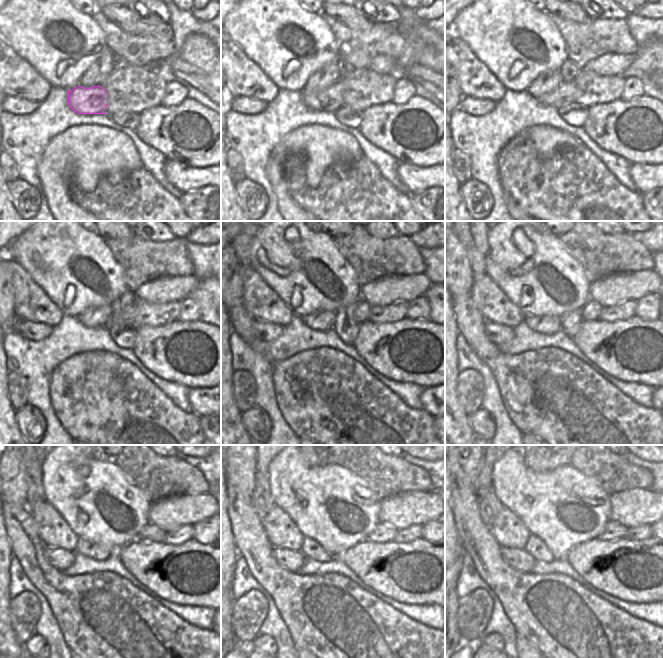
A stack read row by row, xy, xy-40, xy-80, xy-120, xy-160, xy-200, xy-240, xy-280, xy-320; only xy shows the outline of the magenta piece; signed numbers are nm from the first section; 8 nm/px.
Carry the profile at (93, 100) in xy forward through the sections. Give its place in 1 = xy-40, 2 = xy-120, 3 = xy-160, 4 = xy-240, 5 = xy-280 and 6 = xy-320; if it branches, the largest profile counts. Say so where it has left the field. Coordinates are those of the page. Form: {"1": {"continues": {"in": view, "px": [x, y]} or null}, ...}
{"1": {"continues": {"in": "xy-40", "px": [324, 100]}}, "2": {"continues": {"in": "xy-120", "px": [116, 318]}}, "3": {"continues": {"in": "xy-160", "px": [358, 313]}}, "4": {"continues": {"in": "xy-240", "px": [150, 533]}}, "5": {"continues": {"in": "xy-280", "px": [382, 533]}}, "6": {"continues": {"in": "xy-320", "px": [612, 531]}}}

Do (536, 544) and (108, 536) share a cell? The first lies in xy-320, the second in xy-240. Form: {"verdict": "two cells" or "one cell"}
{"verdict": "two cells"}

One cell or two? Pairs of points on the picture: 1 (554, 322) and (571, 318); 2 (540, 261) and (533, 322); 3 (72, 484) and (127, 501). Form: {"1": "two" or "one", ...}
{"1": "two", "2": "two", "3": "one"}

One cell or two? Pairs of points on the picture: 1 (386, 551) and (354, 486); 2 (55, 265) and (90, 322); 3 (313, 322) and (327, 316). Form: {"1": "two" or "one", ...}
{"1": "two", "2": "two", "3": "one"}

